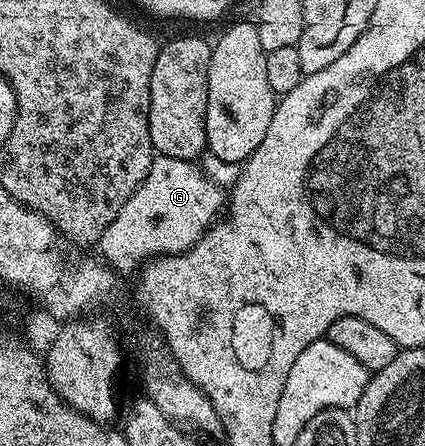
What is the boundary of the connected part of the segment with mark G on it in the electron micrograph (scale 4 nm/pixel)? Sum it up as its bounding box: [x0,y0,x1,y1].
[97,155,225,273]

